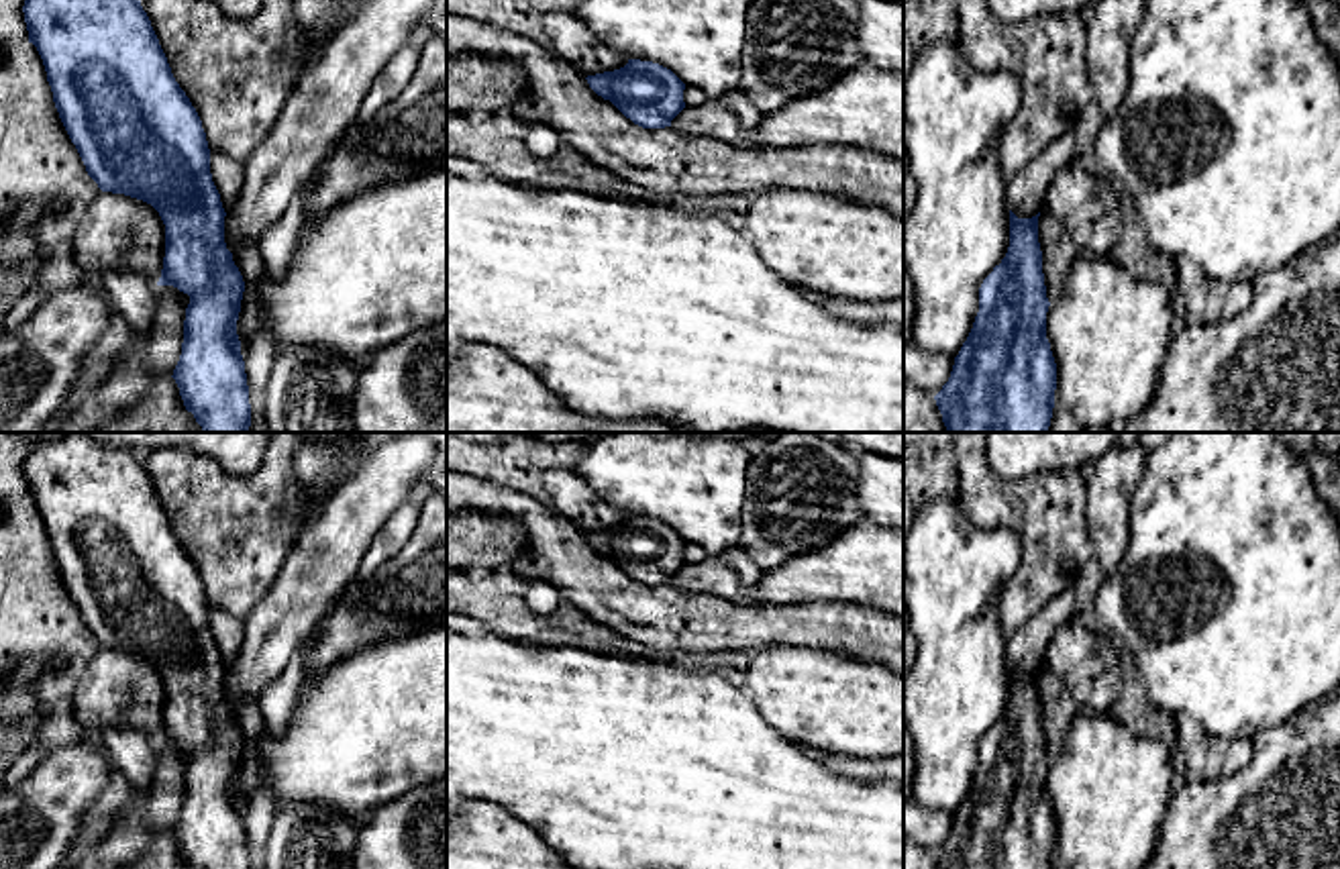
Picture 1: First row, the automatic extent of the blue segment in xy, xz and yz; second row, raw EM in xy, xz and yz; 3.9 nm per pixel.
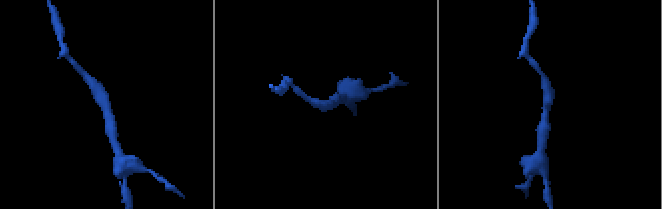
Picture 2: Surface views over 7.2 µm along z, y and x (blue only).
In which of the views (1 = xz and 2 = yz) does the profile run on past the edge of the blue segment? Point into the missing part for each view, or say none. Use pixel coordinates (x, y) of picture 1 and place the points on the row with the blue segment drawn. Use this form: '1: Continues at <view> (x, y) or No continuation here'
1: No continuation here
2: No continuation here

